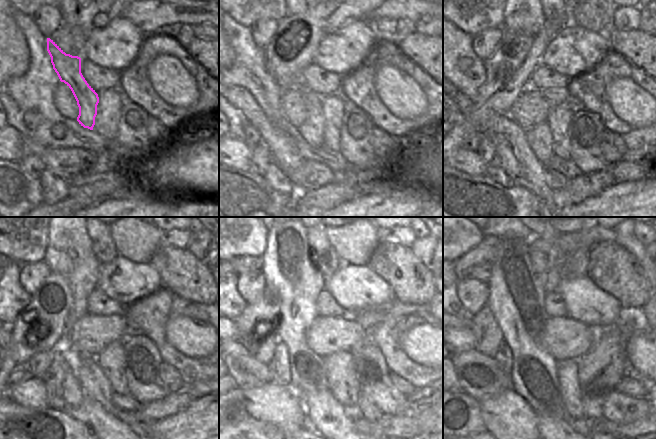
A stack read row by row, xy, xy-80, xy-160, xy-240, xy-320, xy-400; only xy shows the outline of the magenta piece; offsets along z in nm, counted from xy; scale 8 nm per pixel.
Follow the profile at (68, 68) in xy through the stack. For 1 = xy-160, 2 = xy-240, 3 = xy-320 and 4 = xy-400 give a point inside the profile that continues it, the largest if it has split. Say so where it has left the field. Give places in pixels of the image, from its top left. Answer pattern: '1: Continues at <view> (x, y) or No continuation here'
1: Continues at xy-160 (538, 137)
2: Continues at xy-240 (94, 382)
3: Continues at xy-320 (327, 417)
4: Continues at xy-400 (543, 420)

